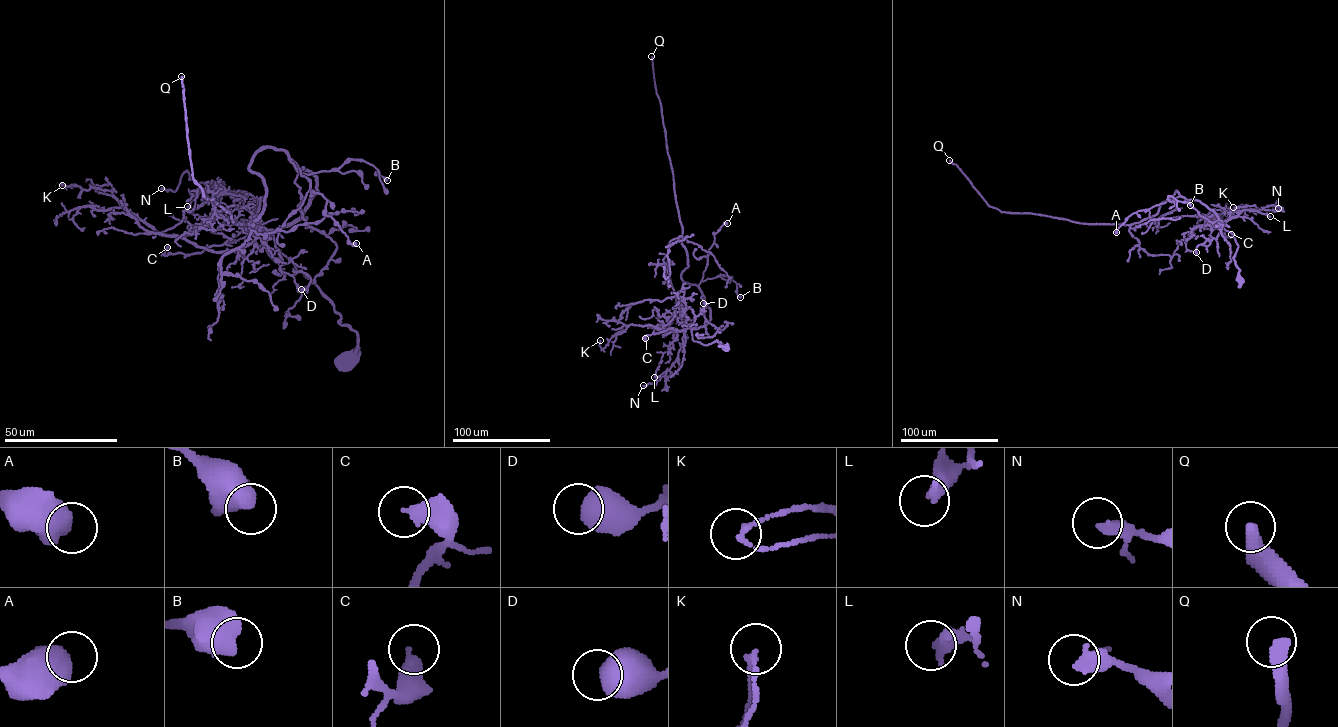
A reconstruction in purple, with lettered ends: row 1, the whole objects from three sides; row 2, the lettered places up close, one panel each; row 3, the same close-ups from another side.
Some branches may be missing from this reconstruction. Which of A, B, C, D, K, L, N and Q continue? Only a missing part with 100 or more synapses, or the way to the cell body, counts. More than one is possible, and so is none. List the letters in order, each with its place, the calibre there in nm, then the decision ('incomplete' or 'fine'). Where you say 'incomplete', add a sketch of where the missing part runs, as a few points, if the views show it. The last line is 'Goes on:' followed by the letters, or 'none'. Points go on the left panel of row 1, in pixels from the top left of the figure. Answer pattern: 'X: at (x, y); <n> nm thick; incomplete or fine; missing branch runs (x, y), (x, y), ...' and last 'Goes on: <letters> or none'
A: at (356, 243); 700 nm thick; fine
B: at (387, 180); 700 nm thick; fine
C: at (167, 247); 400 nm thick; fine
D: at (301, 289); 650 nm thick; fine
K: at (62, 185); 130 nm thick; fine
L: at (187, 206); 440 nm thick; fine
N: at (161, 188); 300 nm thick; fine
Q: at (181, 76); 460 nm thick; incomplete
Goes on: Q

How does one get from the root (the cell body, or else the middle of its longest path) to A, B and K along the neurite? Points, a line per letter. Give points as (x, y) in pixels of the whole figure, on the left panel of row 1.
A: (353, 355), (356, 332), (275, 246), (272, 234), (316, 193), (316, 178), (291, 160), (356, 243)
B: (353, 355), (356, 332), (272, 234), (316, 193), (316, 178), (291, 160), (310, 174), (361, 159), (387, 180)
K: (353, 355), (356, 332), (271, 233), (216, 217), (182, 235), (159, 234), (111, 191), (62, 185)

